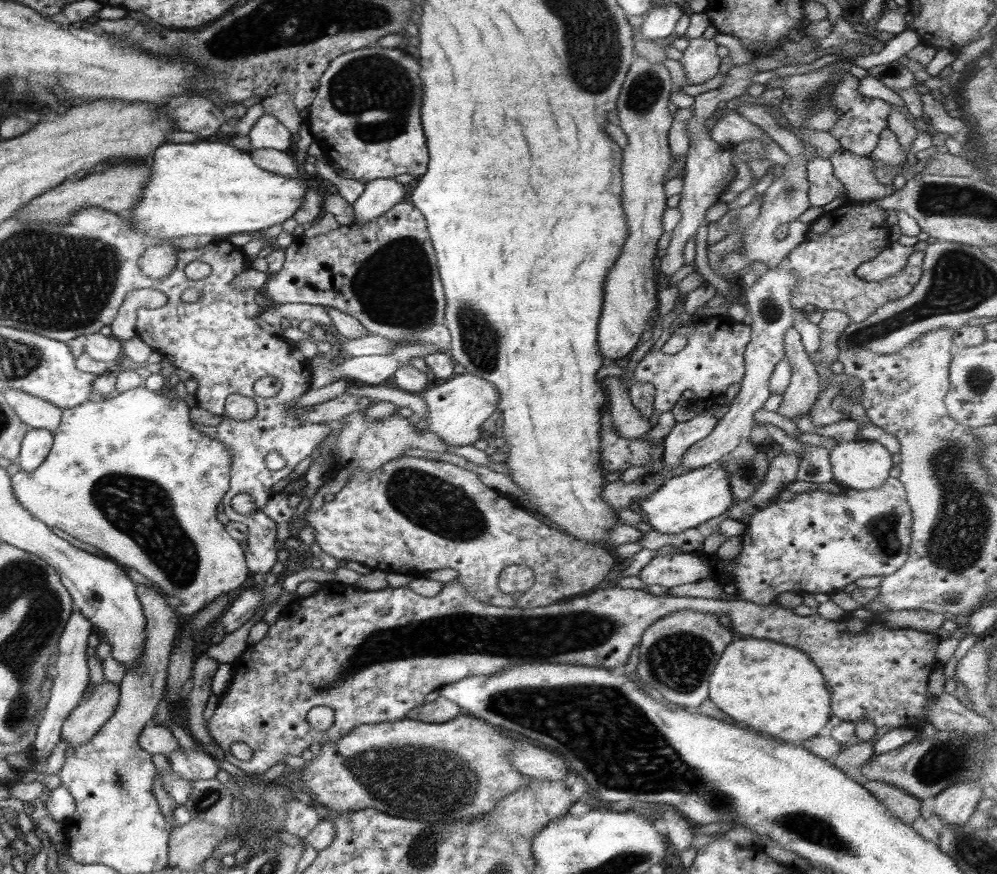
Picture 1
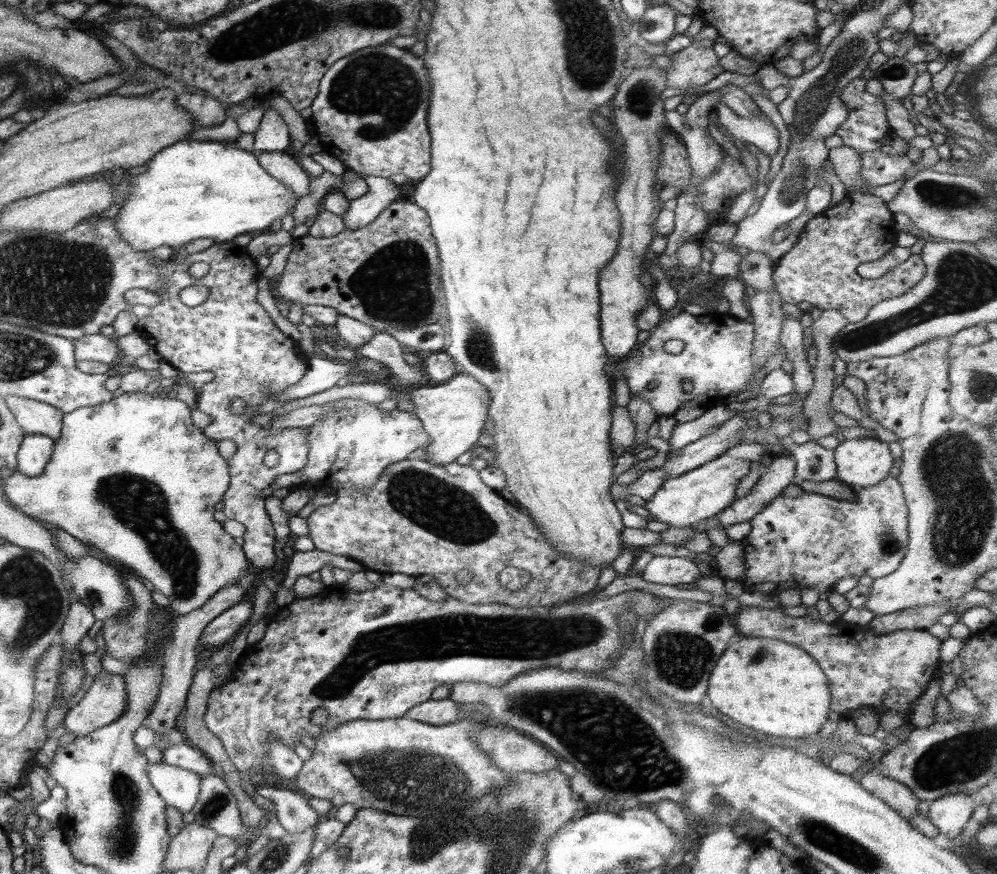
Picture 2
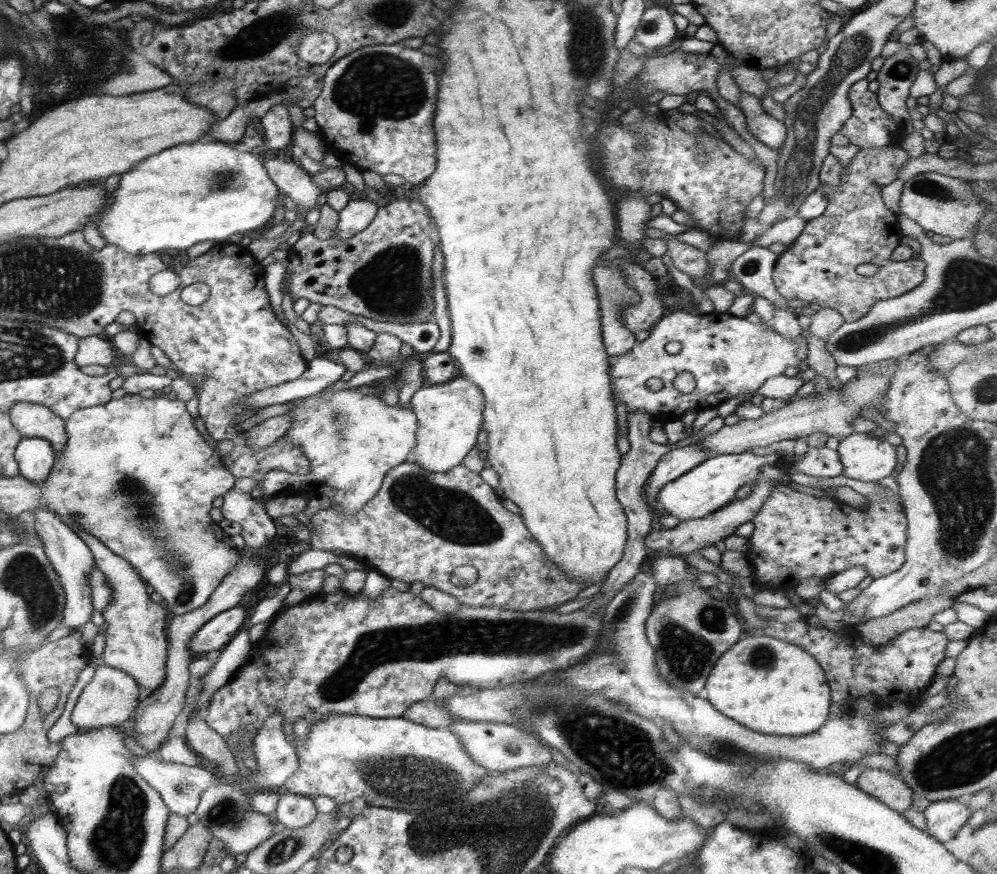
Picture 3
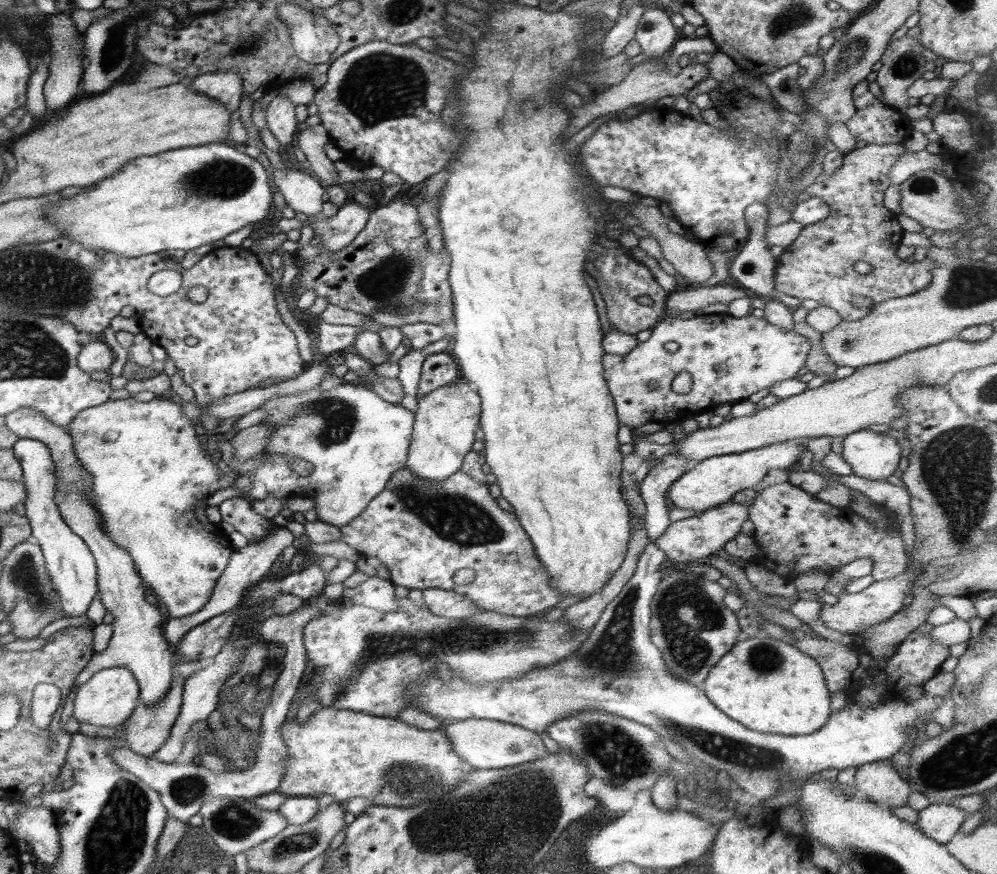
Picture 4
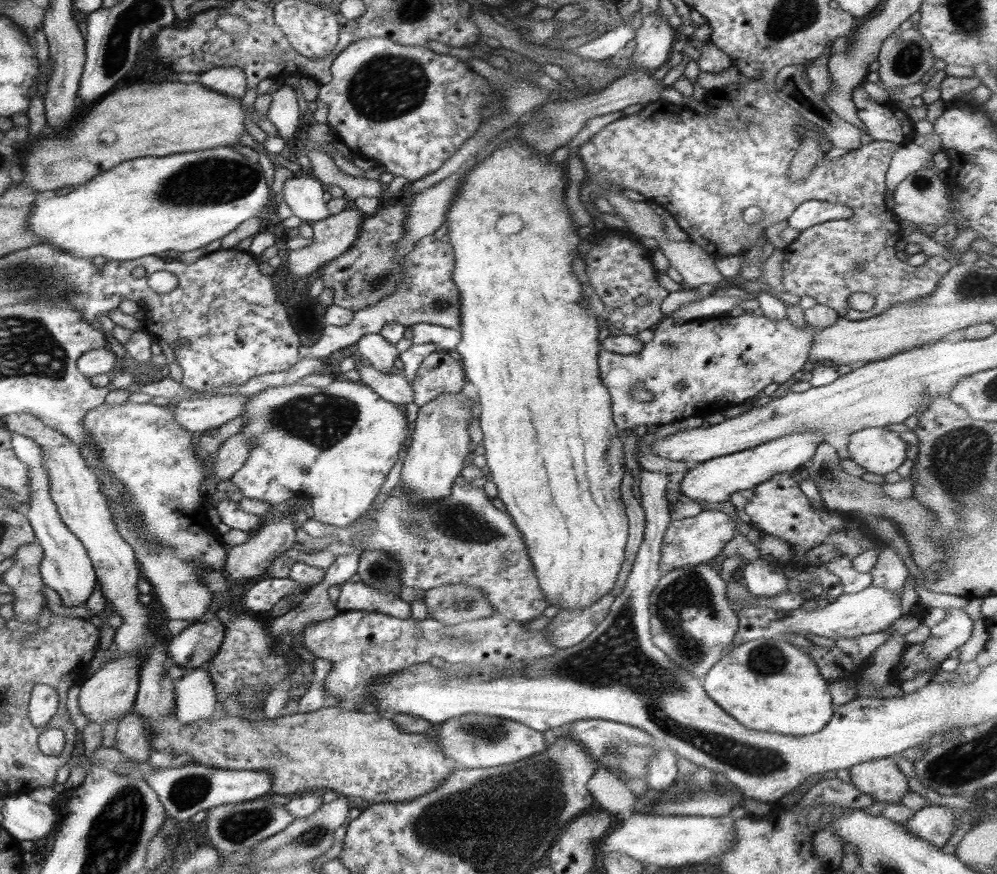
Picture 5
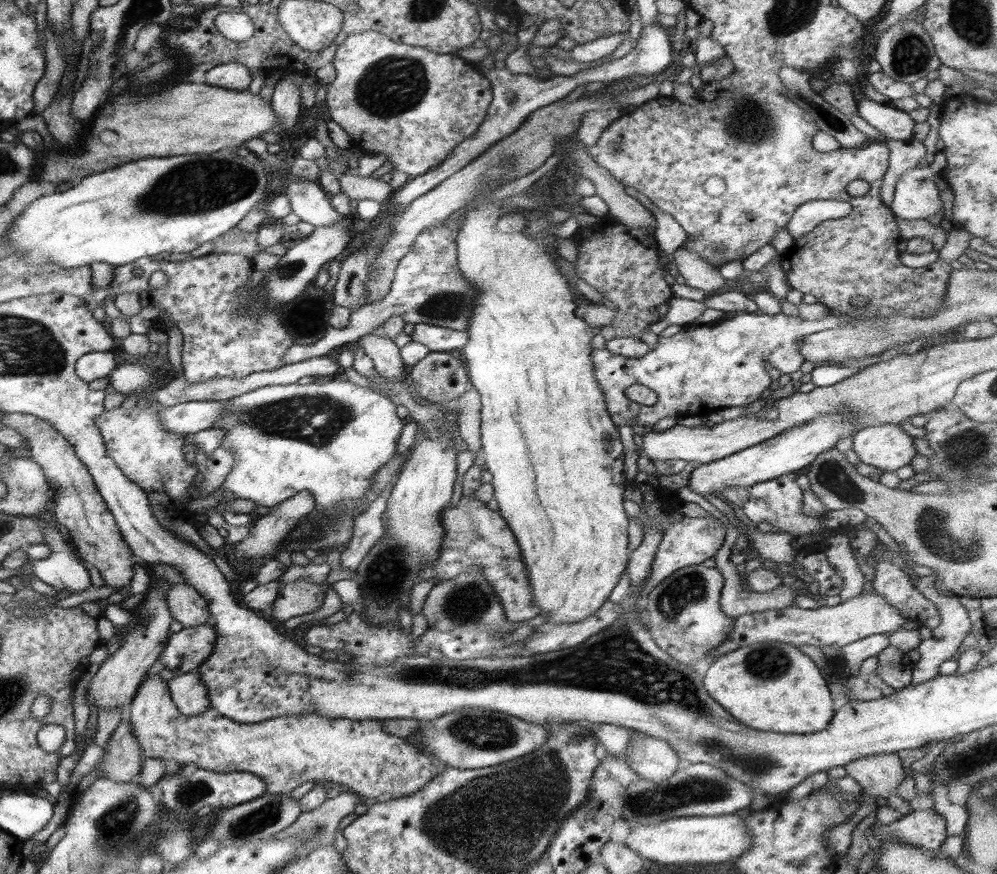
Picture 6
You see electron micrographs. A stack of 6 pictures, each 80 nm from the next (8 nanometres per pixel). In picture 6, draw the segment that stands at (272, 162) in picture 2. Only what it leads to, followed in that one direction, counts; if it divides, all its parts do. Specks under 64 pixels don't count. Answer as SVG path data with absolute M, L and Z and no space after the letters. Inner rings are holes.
M291 179L285 194L288 195L291 211L315 228L343 221L344 215L334 210L318 181Z

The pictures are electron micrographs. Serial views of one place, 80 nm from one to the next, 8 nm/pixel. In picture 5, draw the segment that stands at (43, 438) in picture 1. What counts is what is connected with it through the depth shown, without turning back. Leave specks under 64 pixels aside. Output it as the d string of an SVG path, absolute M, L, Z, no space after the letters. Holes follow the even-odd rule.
M11 432L11 447L16 458L19 458L27 466L29 472L29 507L23 513L34 530L36 542L43 548L43 559L39 566L43 584L56 590L61 596L63 606L72 608L80 606L90 598L90 594L94 592L94 586L97 584L95 568L86 552L86 547L66 528L66 524L62 522L57 506L50 496L49 476L46 472L42 448L31 438L15 432Z

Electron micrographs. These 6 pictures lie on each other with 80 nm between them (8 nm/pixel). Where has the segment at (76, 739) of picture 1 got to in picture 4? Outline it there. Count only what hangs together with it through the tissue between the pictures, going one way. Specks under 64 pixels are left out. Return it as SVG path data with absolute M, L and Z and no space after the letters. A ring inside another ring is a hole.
M105 668L95 672L90 680L77 689L73 715L80 724L120 728L137 707L139 698L139 684L130 670Z

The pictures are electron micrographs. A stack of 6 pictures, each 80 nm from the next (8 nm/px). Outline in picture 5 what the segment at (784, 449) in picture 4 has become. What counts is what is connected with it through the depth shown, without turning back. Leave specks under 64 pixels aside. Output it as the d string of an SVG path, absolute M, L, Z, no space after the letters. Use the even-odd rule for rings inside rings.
M813 430L797 432L776 440L770 440L770 442L765 442L754 448L747 448L740 452L705 460L698 463L690 471L685 472L685 476L680 483L680 492L694 502L704 500L711 505L726 502L733 492L753 489L757 484L771 479L774 474L791 472L804 465L814 456L816 447L819 447L821 442L824 441L824 435L813 432Z

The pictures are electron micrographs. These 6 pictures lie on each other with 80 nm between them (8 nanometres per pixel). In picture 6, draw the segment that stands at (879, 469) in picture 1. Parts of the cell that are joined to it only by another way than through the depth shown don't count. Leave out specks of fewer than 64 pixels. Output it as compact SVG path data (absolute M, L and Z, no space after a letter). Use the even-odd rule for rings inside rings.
M880 424L862 428L852 435L853 450L864 464L870 464L886 471L898 470L916 456L917 450L913 437L900 429L899 424Z

